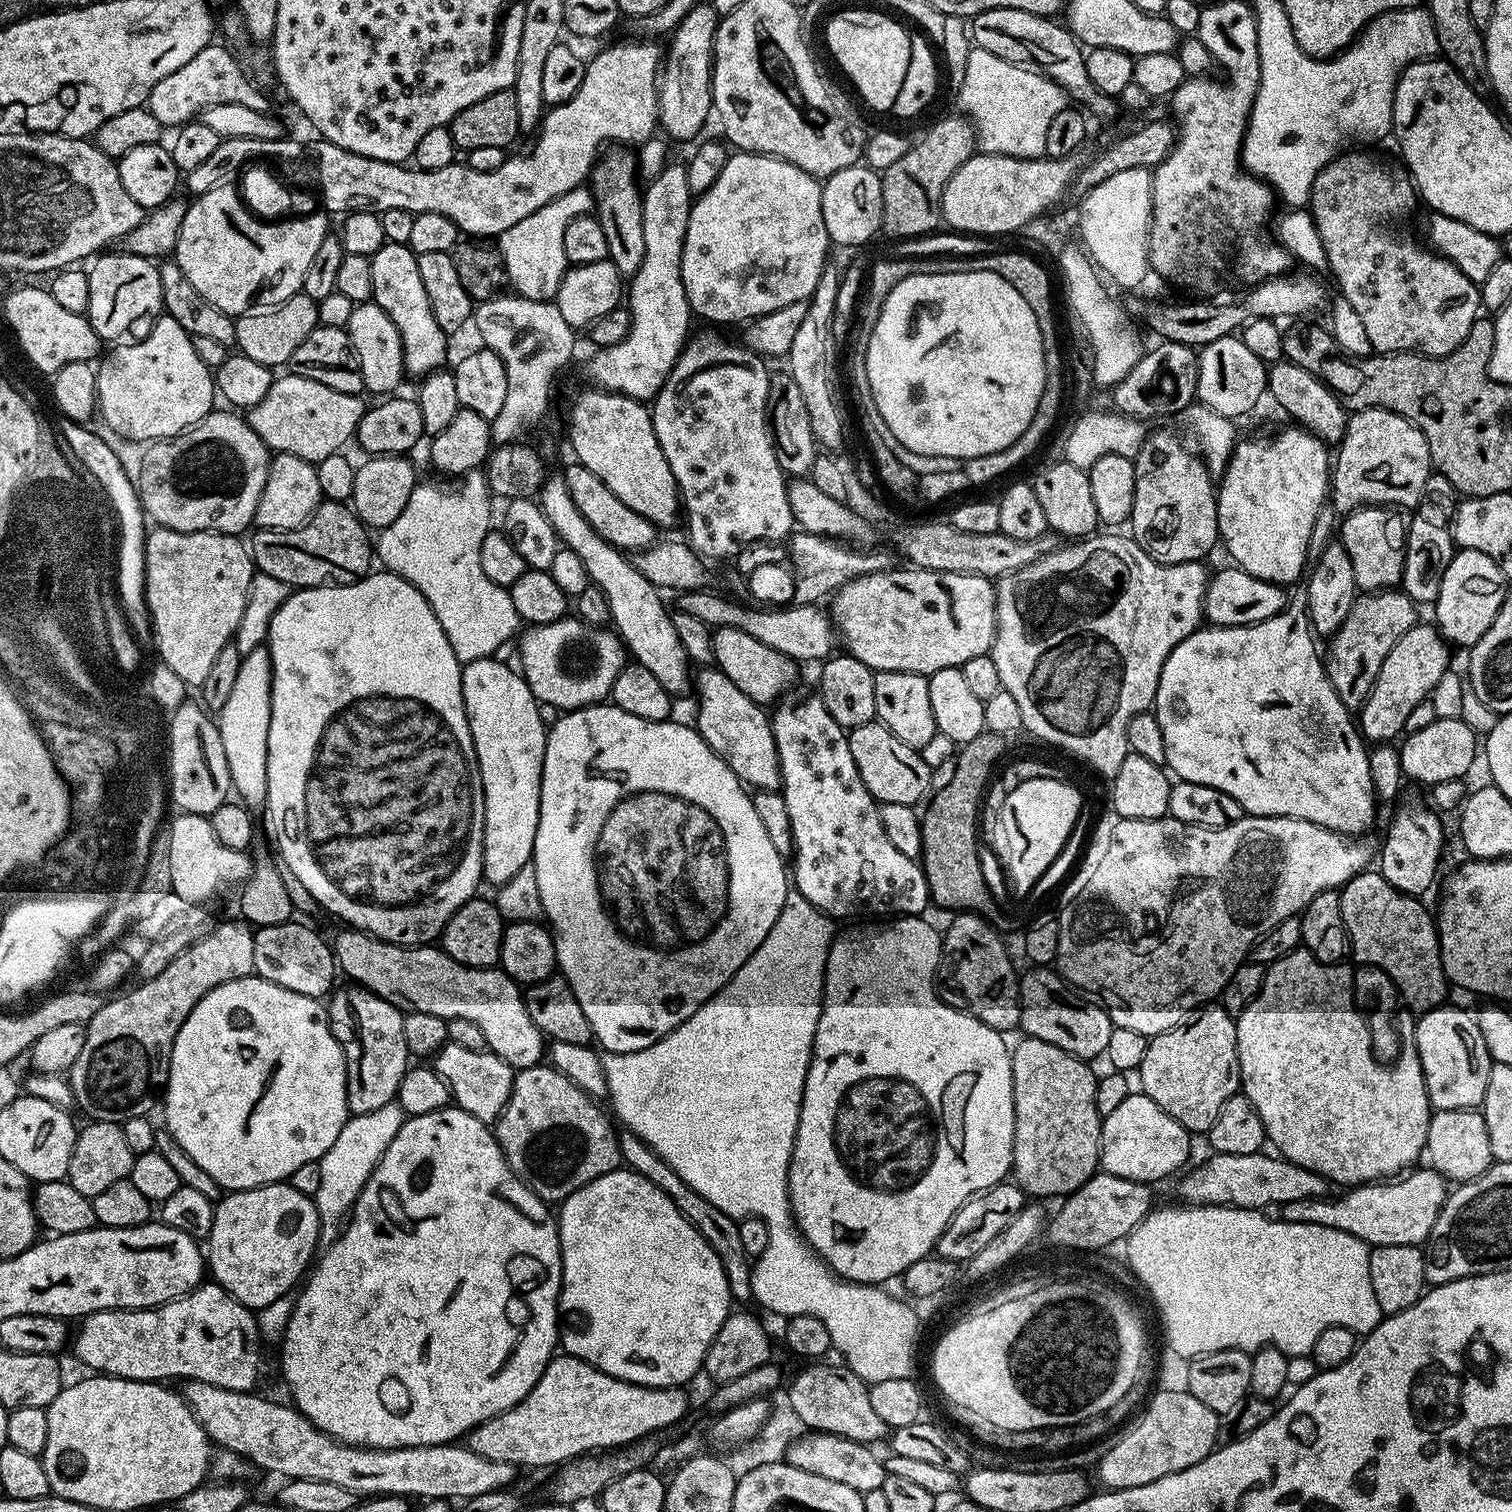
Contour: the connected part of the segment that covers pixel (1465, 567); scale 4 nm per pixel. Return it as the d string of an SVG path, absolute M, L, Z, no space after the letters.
M1462 548L1453 556L1450 566L1446 566L1446 574L1442 574L1442 590L1438 590L1438 598L1434 605L1436 611L1435 627L1449 645L1465 644L1471 646L1478 643L1482 634L1490 630L1498 610L1510 595L1509 577L1502 574L1498 562L1490 558L1490 554L1482 554L1482 550Z

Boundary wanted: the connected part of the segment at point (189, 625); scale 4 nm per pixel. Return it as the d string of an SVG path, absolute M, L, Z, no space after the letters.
M159 526L153 527L144 538L144 595L148 598L148 610L152 621L152 630L154 633L154 645L160 651L159 659L170 669L182 678L185 685L199 686L210 674L210 666L214 666L214 658L224 649L225 644L233 639L238 630L239 623L242 622L242 614L246 609L247 594L251 588L251 580L254 575L254 565L249 549L246 547L243 539L227 536L221 532L179 532Z

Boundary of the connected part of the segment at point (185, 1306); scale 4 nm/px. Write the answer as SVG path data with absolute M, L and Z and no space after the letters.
M215 1282L201 1283L200 1287L193 1292L187 1292L185 1296L179 1296L176 1300L171 1300L165 1304L160 1304L156 1308L121 1308L111 1312L96 1312L92 1316L85 1316L79 1321L80 1329L75 1329L74 1339L71 1341L70 1348L76 1351L76 1356L82 1363L96 1374L105 1376L121 1376L124 1380L151 1380L153 1382L187 1382L197 1380L198 1382L208 1382L210 1386L218 1386L222 1390L238 1390L239 1392L253 1391L260 1380L260 1367L264 1364L264 1356L260 1353L262 1341L260 1331L256 1325L256 1317L249 1309L229 1294L227 1290L221 1288Z

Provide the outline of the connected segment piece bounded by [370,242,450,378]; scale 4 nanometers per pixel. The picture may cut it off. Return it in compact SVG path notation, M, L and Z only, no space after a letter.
M389 244L383 246L370 257L370 278L372 279L372 300L398 326L398 334L402 338L404 351L404 371L409 377L428 375L445 367L444 359L448 356L449 333L434 322L434 314L430 310L430 298L426 298L426 286L422 286L422 278L418 275L417 255L407 244Z

